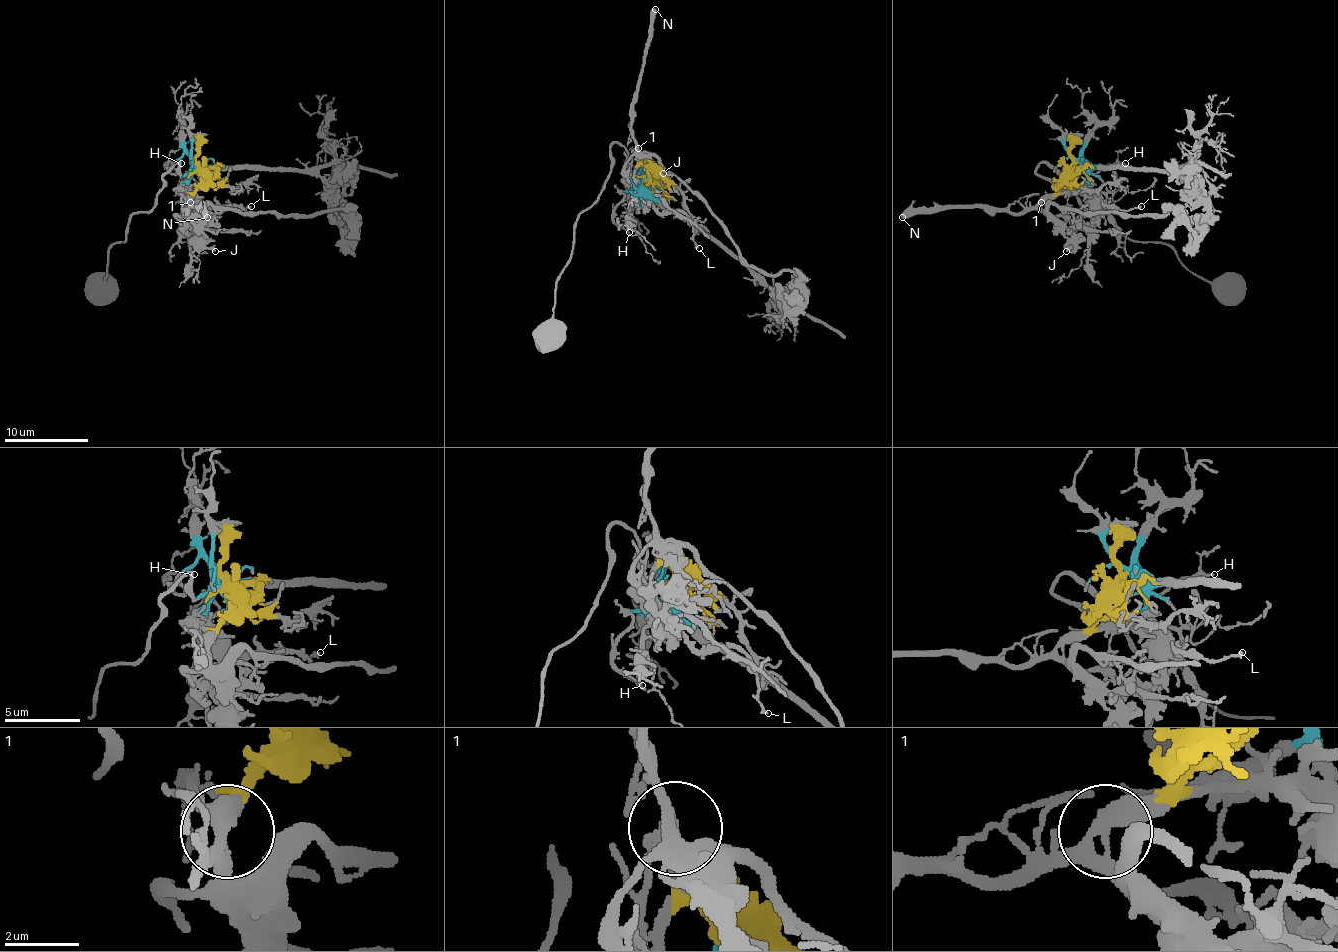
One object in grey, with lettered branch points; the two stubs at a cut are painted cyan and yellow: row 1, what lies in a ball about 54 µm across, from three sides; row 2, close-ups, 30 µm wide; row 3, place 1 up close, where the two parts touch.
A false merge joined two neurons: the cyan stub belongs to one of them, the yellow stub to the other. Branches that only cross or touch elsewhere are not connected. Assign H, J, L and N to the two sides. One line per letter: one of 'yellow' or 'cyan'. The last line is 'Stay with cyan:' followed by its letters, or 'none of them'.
H: cyan
J: yellow
L: yellow
N: yellow
Stay with cyan: H

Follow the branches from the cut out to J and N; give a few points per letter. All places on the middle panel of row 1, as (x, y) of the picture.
J: (644, 179), (649, 168), (640, 160), (638, 145), (638, 155), (653, 172), (651, 174), (663, 172)
N: (644, 179), (649, 168), (638, 158), (632, 128), (632, 103), (651, 12), (655, 8)

